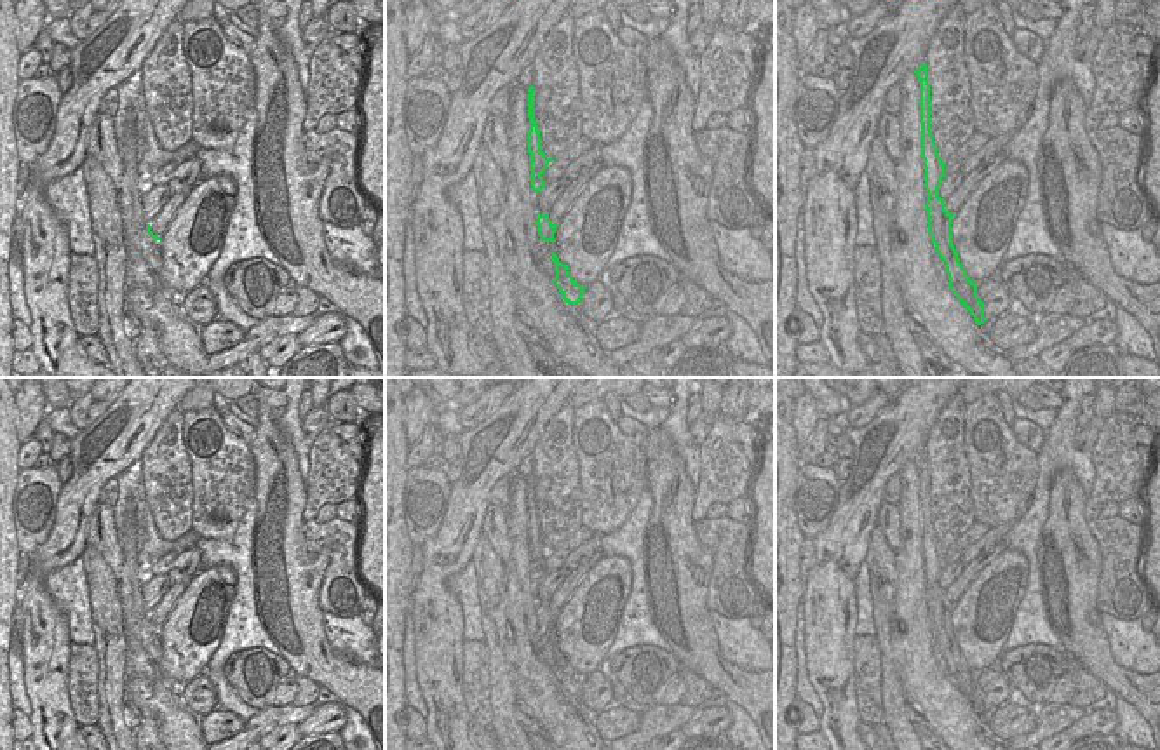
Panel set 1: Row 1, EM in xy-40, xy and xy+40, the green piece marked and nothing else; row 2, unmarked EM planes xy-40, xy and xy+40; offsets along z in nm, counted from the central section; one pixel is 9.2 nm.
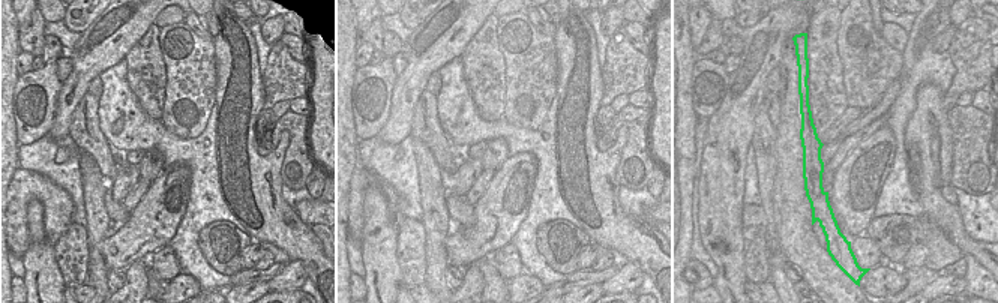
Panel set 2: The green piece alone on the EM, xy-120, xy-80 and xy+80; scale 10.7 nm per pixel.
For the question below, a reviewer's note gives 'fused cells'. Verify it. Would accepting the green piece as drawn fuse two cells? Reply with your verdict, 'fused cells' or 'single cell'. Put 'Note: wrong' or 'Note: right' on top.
Note: wrong
single cell

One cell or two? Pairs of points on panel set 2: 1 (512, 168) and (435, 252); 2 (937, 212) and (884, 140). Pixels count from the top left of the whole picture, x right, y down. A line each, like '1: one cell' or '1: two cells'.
1: two cells
2: two cells

